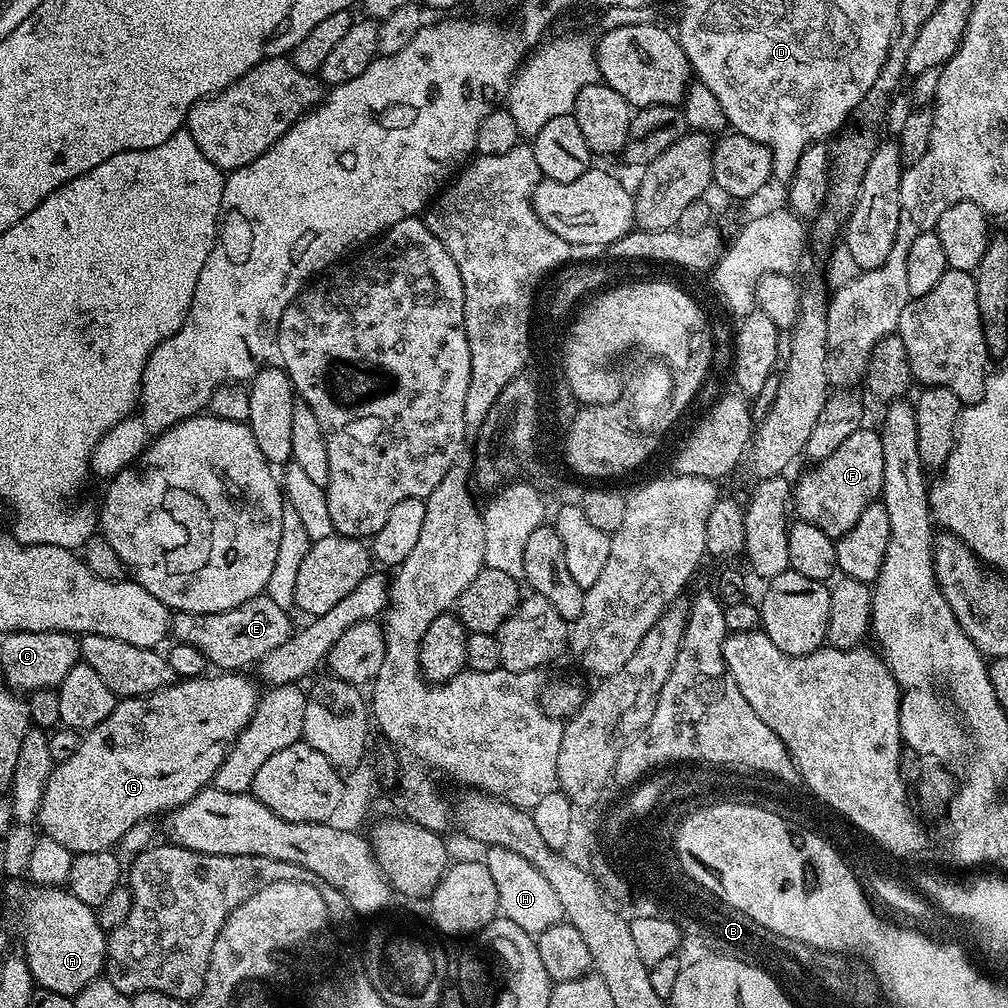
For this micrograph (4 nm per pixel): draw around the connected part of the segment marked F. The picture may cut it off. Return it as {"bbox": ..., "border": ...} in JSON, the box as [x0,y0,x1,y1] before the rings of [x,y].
{"bbox":[794,426,886,538],"border":[[[862,426],[830,458],[821,460],[811,465],[809,472],[804,472],[800,476],[800,481],[794,484],[794,512],[799,519],[810,522],[822,530],[822,534],[833,538],[839,538],[848,533],[850,528],[858,522],[862,515],[862,510],[866,506],[877,503],[881,499],[884,490],[884,475],[886,474],[886,462],[882,458],[882,438],[879,431],[874,427]]]}

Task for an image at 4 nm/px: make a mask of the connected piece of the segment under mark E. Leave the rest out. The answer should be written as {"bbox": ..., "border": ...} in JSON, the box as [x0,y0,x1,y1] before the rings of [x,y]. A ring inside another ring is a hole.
{"bbox":[170,594,294,670],"border":[[[261,594],[221,612],[178,612],[170,616],[170,636],[177,644],[194,646],[216,670],[244,670],[292,637],[294,623],[278,602]]]}

